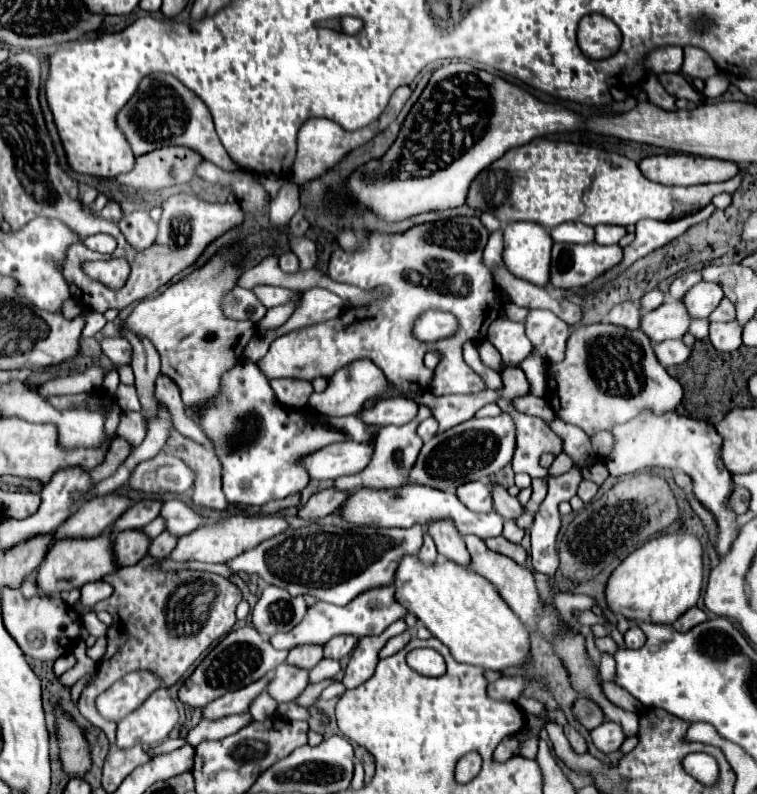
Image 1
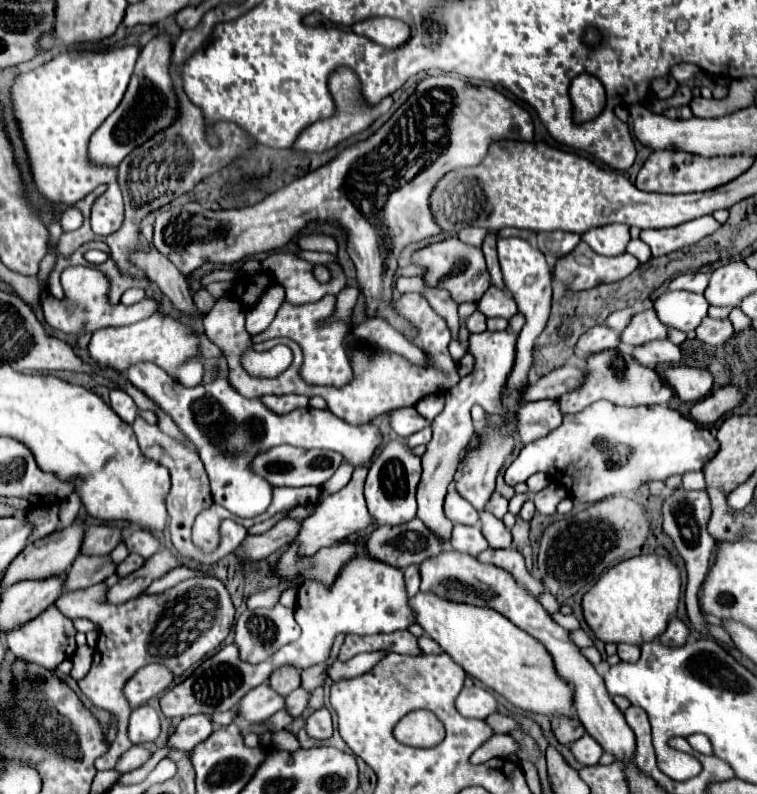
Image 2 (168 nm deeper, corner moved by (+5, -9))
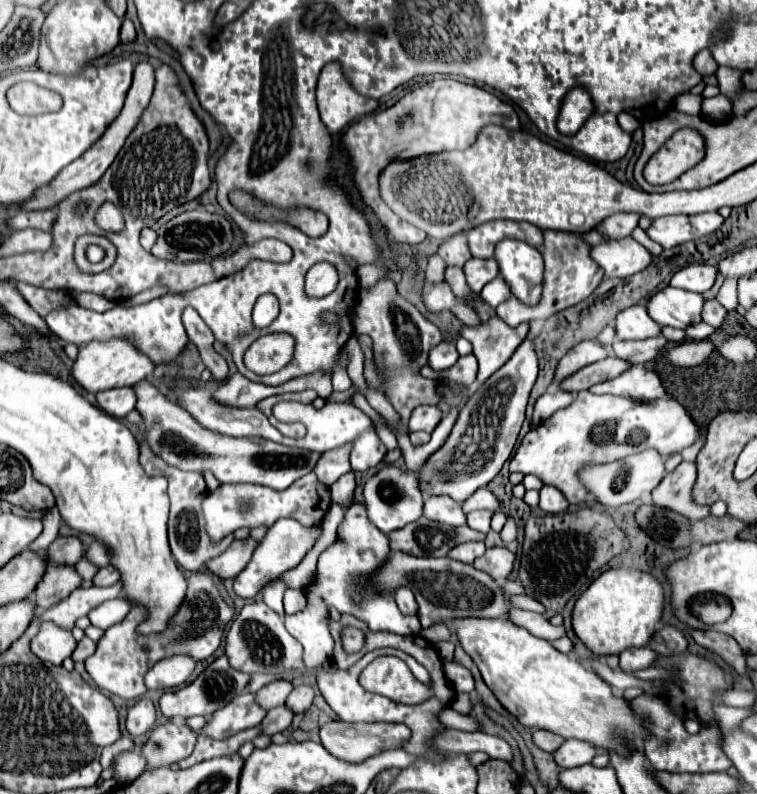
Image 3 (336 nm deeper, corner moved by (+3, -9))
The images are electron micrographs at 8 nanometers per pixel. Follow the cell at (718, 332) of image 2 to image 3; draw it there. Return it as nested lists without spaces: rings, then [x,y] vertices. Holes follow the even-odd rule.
[[[717,299],[705,301],[703,313],[701,313],[701,319],[703,319],[705,323],[709,323],[709,325],[713,325],[713,327],[719,327],[719,325],[723,323],[725,315],[727,315],[727,311],[723,309],[723,305],[721,305]]]

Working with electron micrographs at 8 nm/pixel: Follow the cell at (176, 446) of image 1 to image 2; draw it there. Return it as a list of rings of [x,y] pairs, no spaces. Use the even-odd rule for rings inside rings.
[[[137,415],[135,423],[133,423],[133,431],[137,435],[137,441],[139,441],[139,447],[141,447],[143,455],[157,461],[157,463],[161,463],[161,465],[165,465],[171,471],[171,493],[167,497],[167,511],[169,511],[169,517],[171,517],[169,531],[171,531],[171,539],[173,539],[173,545],[175,545],[177,553],[185,559],[195,559],[197,563],[209,565],[209,563],[215,563],[215,561],[223,559],[227,553],[231,553],[235,547],[239,547],[241,541],[247,537],[247,529],[243,529],[235,521],[223,521],[221,523],[219,547],[211,553],[201,551],[191,539],[191,529],[193,529],[195,515],[199,515],[199,511],[211,507],[211,503],[213,503],[211,491],[209,491],[209,479],[207,479],[207,473],[203,469],[203,463],[201,463],[197,451],[189,443],[165,435],[159,429],[159,425],[149,425],[141,415]]]

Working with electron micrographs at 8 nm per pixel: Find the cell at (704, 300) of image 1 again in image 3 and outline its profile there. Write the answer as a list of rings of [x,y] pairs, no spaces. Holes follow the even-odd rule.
[[[665,287],[647,301],[647,311],[659,325],[685,329],[701,321],[703,295],[685,289]]]

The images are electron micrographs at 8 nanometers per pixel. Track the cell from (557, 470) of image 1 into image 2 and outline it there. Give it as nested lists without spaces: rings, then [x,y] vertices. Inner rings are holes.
[[[515,493],[515,495],[511,497],[511,501],[509,501],[509,511],[511,511],[513,515],[517,515],[519,509],[523,507],[523,503],[529,501],[529,499],[531,499],[531,493]]]

